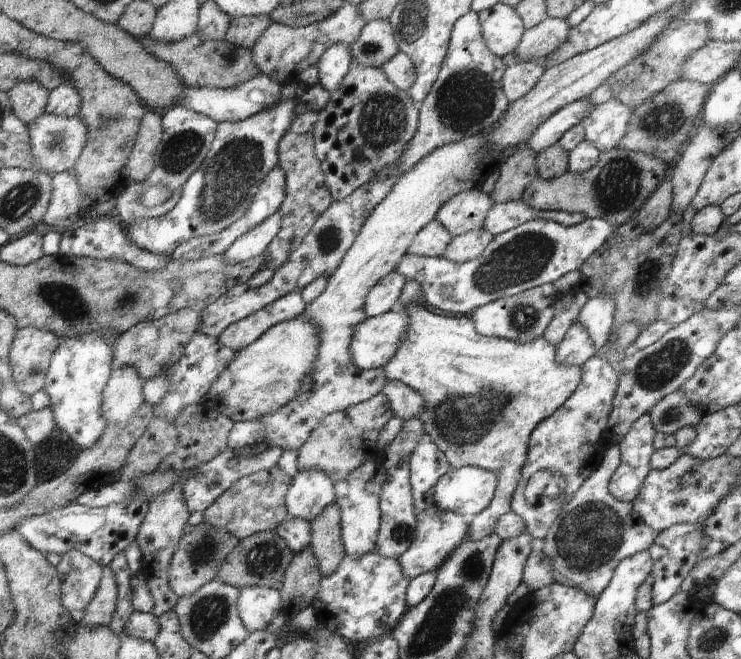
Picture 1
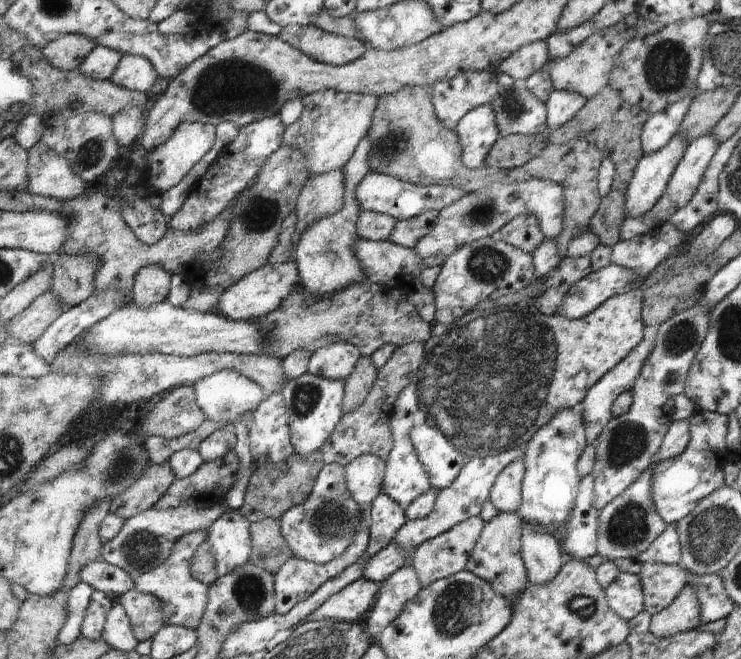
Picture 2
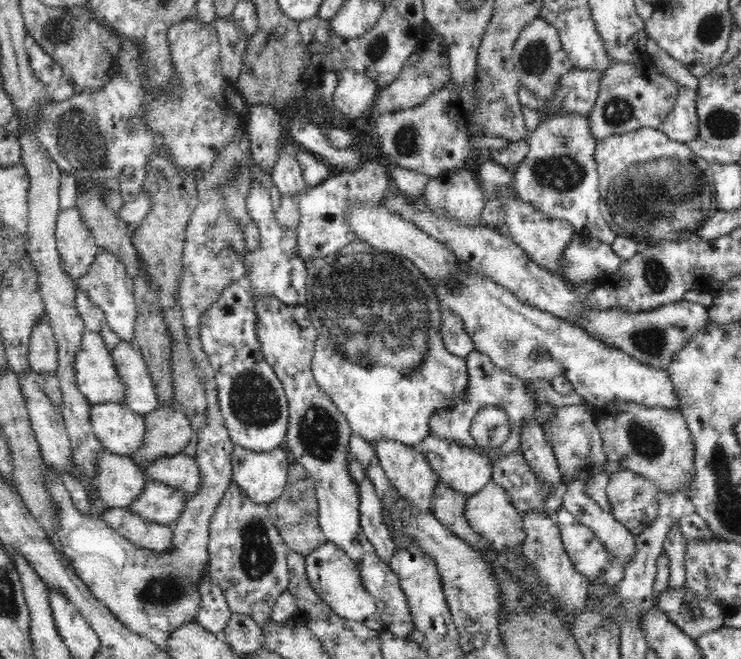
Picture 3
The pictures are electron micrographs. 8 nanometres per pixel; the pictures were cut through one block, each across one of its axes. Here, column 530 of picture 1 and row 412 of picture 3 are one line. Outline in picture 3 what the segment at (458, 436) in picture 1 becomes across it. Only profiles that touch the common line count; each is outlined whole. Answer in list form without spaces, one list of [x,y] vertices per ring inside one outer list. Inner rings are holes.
[[[358,240],[350,242],[339,253],[332,254],[327,258],[308,260],[305,267],[307,268],[307,302],[304,306],[308,309],[310,319],[313,322],[312,326],[317,330],[312,373],[320,391],[334,401],[338,410],[347,418],[352,432],[359,434],[366,441],[384,437],[409,446],[422,442],[428,436],[428,422],[430,422],[432,410],[441,406],[442,402],[443,406],[446,406],[446,404],[460,400],[464,394],[464,388],[468,384],[465,359],[450,354],[442,343],[439,299],[431,288],[428,278],[416,268],[412,260],[400,257],[398,254],[385,251],[378,252],[371,245]]]

